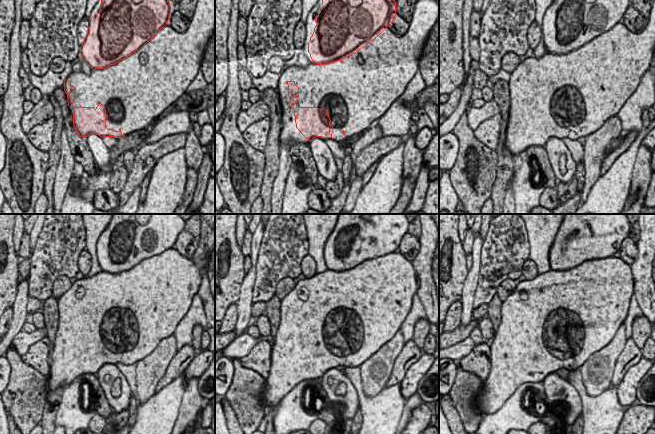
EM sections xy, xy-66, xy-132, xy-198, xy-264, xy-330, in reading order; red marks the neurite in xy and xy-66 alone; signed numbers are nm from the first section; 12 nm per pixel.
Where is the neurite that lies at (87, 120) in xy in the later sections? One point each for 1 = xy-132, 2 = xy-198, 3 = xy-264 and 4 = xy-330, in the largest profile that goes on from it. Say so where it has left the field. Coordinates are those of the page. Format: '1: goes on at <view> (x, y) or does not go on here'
1: goes on at xy-132 (526, 128)
2: goes on at xy-198 (76, 350)
3: goes on at xy-264 (307, 353)
4: goes on at xy-330 (531, 336)

